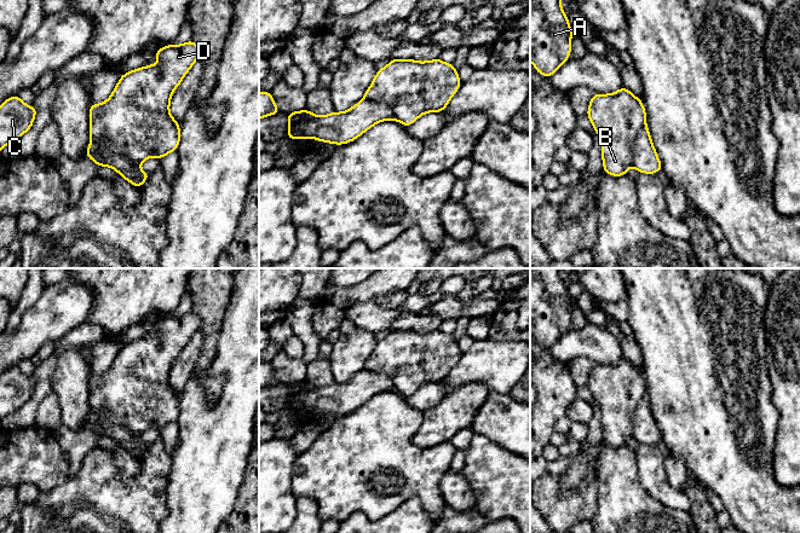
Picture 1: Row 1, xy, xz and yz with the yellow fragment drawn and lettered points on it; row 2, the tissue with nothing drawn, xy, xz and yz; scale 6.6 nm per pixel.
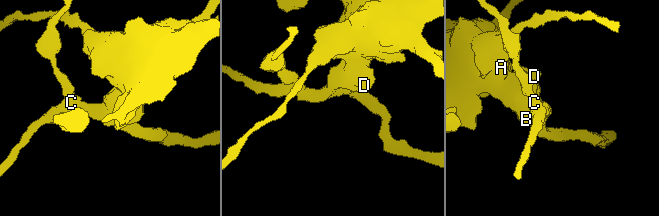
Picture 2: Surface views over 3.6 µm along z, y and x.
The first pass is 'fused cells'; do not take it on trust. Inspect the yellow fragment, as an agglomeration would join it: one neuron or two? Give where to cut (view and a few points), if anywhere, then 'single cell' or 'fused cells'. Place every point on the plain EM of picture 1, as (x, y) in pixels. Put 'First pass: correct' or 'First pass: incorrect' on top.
First pass: correct
cut in xy along (92, 407), (98, 411), (105, 411), (127, 429), (138, 434); fused cells

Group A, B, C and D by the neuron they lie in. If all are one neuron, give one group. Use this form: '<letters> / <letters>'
A B D / C

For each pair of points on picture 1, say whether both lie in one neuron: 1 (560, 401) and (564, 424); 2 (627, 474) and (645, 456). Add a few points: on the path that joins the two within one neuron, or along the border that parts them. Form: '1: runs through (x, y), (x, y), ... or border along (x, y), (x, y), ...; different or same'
1: border along (565, 415), (556, 422), (553, 430); different
2: border along (634, 451), (638, 480), (646, 492); different

